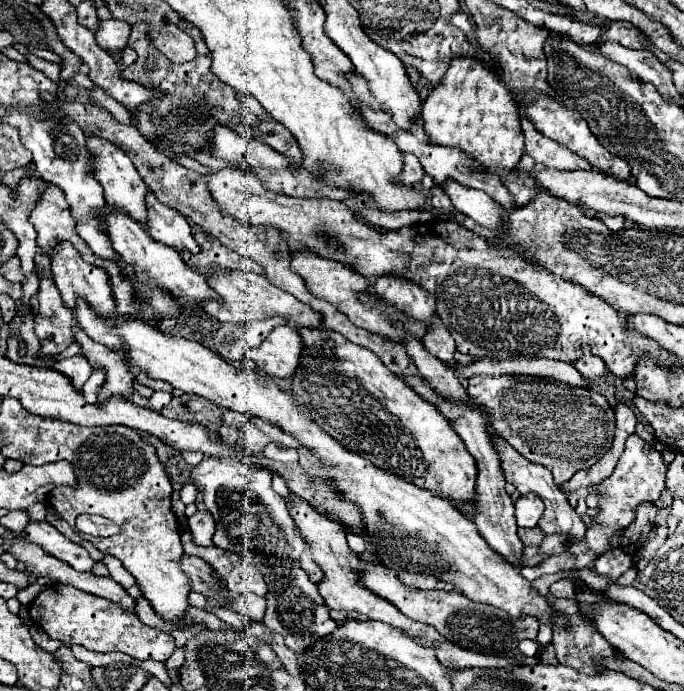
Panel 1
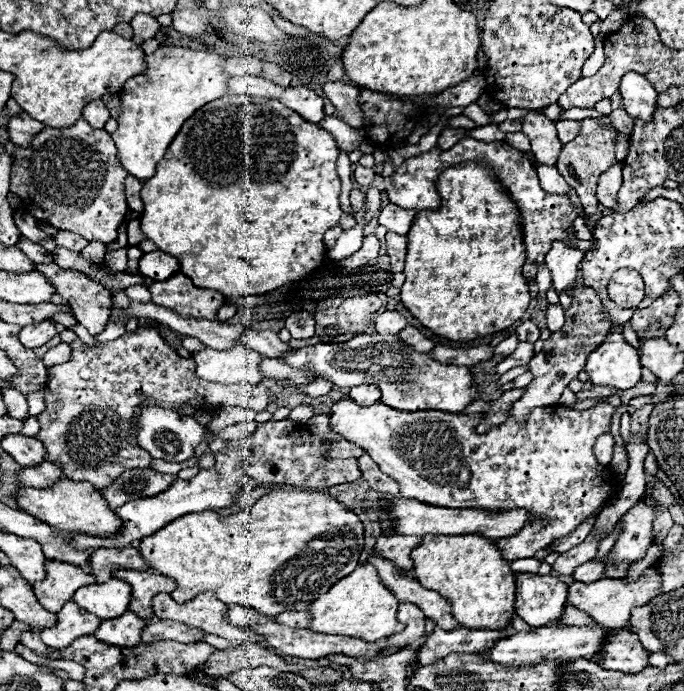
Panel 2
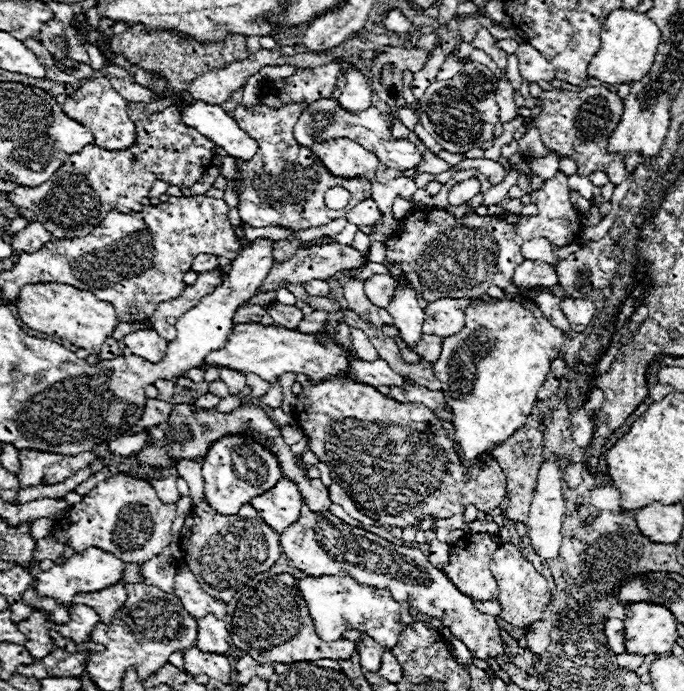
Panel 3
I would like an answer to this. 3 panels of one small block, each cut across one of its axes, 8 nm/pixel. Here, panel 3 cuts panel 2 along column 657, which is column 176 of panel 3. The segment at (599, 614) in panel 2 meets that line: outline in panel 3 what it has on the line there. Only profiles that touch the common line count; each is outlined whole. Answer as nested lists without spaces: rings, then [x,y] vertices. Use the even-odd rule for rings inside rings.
[[[186,564],[178,566],[176,572],[176,586],[174,586],[174,594],[182,600],[182,606],[188,610],[188,614],[192,614],[192,618],[204,618],[206,614],[214,614],[216,618],[224,618],[226,616],[226,604],[222,600],[212,598],[210,594],[206,594],[200,584],[196,582],[194,574],[188,570]]]

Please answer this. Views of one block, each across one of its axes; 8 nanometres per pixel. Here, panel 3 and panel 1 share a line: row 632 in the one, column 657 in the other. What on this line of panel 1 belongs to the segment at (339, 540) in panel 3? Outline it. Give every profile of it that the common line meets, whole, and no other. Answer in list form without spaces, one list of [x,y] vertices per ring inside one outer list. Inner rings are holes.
[[[632,434],[626,440],[626,448],[608,480],[602,480],[596,484],[596,490],[602,494],[602,500],[598,502],[598,516],[592,518],[592,524],[588,526],[588,534],[584,540],[578,540],[576,544],[570,544],[566,552],[562,552],[560,558],[556,558],[556,570],[580,570],[580,568],[592,568],[596,558],[600,558],[604,552],[612,550],[610,538],[622,530],[626,530],[634,518],[636,518],[636,506],[642,502],[656,502],[666,486],[666,470],[668,466],[662,462],[660,452],[652,450],[650,444],[646,444],[638,434]]]

